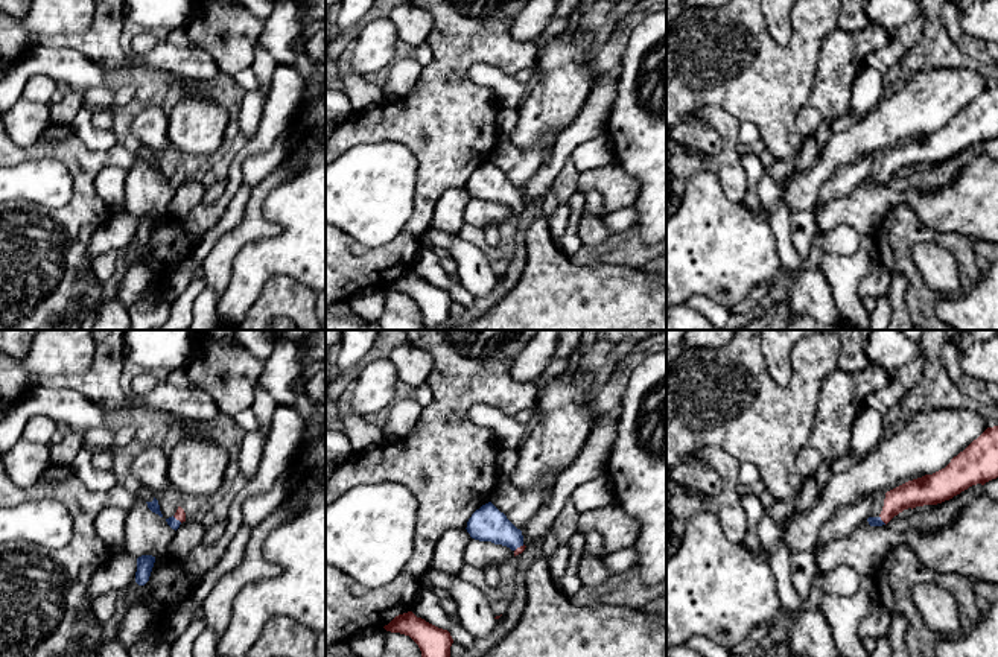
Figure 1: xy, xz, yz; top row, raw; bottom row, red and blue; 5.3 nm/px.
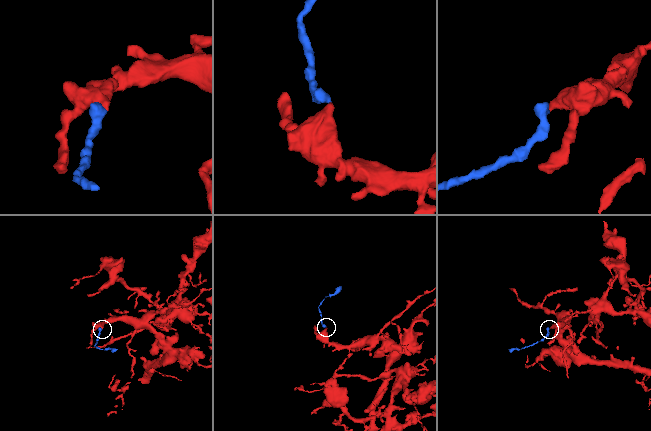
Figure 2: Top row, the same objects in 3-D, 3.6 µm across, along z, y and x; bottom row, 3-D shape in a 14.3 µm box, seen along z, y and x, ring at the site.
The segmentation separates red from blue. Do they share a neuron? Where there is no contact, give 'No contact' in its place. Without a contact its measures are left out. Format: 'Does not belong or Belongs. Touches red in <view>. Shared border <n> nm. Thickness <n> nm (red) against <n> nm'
Belongs. Touches red in xz. Shared border 70 nm. Thickness 40 nm (red) against 190 nm

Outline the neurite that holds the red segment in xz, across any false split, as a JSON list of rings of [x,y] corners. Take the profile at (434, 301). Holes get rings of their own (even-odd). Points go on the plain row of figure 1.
[[[412,271],[396,275],[383,287],[409,295],[421,310],[426,330],[441,330],[450,316],[450,292],[417,277]]]

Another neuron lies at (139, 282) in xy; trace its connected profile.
[[[135,265],[128,269],[123,277],[122,287],[117,294],[117,298],[126,306],[132,306],[134,303],[143,300],[151,294],[157,294],[157,281],[151,272],[151,269],[143,265]]]

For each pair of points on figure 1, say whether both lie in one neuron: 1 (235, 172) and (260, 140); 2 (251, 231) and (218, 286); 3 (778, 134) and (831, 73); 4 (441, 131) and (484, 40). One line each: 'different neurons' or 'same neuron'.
1: same neuron
2: same neuron
3: different neurons
4: same neuron

